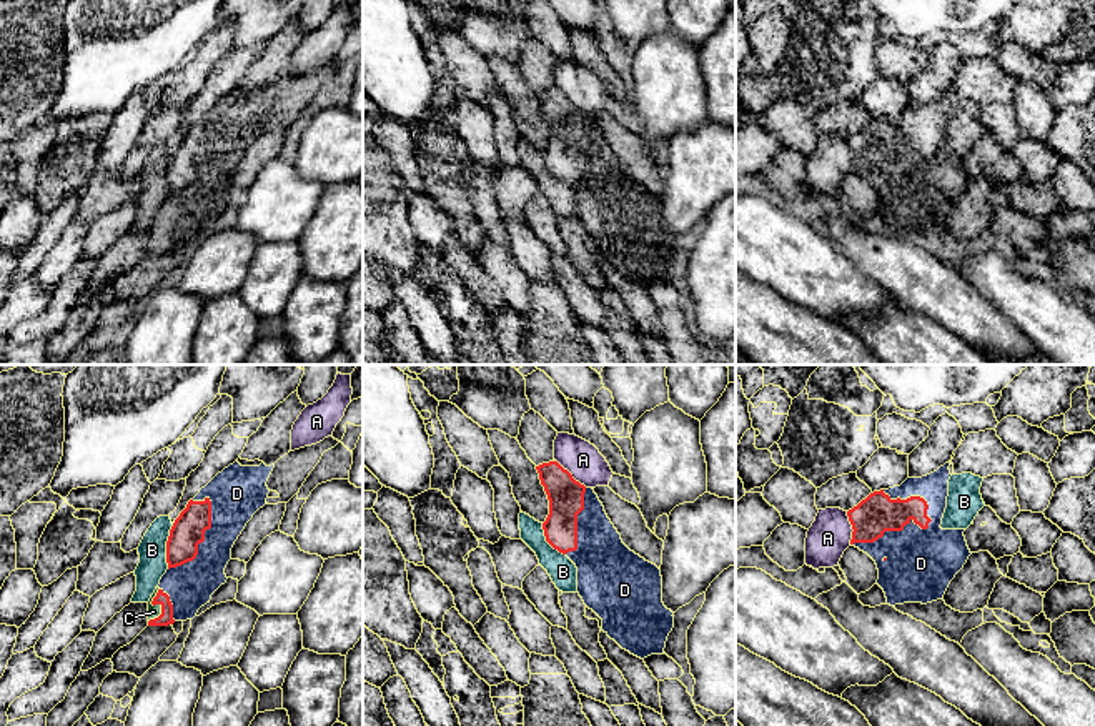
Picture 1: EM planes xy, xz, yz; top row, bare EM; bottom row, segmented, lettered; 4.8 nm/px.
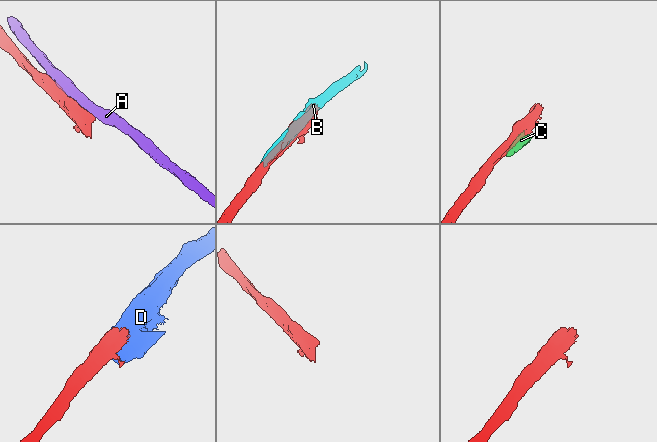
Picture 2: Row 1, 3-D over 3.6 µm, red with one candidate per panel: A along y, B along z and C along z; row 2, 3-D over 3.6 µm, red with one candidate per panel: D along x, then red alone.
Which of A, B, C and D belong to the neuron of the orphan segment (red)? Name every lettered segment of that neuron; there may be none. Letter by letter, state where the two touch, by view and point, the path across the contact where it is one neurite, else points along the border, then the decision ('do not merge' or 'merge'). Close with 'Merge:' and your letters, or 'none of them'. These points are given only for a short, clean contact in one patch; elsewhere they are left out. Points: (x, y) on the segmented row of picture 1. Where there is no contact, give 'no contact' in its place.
A: meets red in yz at (852, 528); do not merge
B: meets red in xy at (167, 546); do not merge
C: meets red in xy at (158, 603); border along xy (158, 588), (152, 603), (160, 606), (160, 613), (148, 621); do not merge
D: meets red in yz at (902, 528); merge
Merge: D

